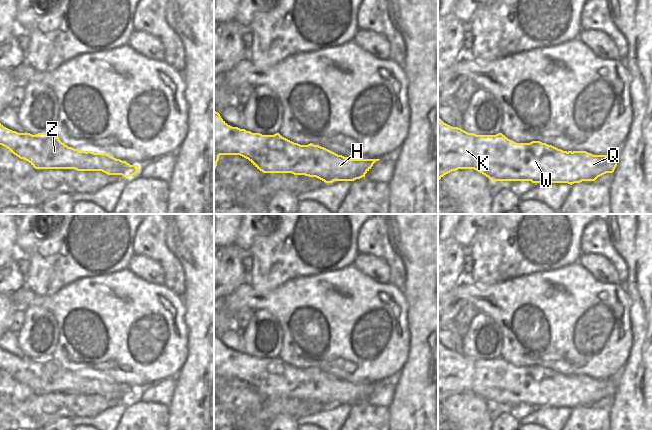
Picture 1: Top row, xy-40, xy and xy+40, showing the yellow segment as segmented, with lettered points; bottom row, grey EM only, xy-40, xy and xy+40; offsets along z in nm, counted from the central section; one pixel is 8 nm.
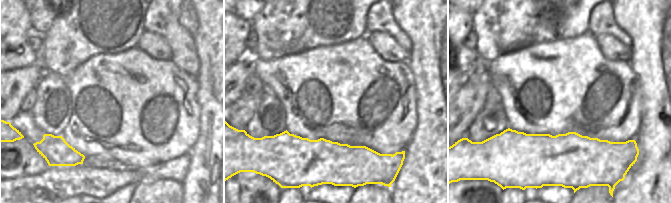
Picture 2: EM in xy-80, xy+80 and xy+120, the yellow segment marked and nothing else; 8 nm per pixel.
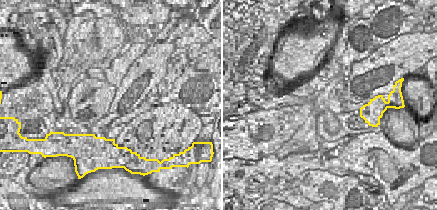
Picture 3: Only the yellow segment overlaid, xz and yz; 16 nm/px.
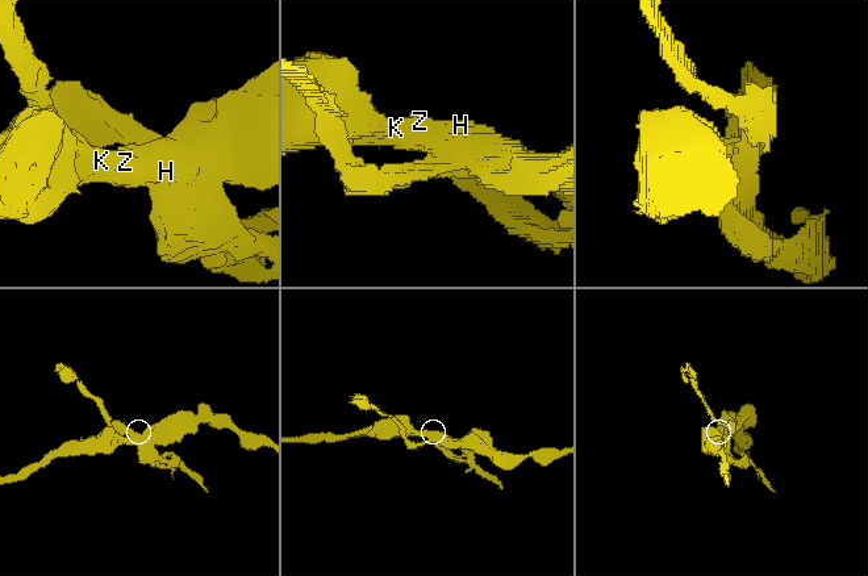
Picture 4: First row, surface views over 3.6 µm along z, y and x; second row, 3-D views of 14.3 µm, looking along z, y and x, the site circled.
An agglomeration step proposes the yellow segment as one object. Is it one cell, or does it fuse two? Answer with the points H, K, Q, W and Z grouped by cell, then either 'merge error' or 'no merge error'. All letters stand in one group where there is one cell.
groups H Q W / K Z; merge error

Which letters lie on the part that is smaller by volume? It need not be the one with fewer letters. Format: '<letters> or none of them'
H, Q, W

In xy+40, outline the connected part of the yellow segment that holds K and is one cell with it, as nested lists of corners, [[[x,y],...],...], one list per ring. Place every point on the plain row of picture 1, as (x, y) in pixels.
[[[438,340],[438,405],[458,393],[474,393],[491,405],[534,405],[524,395],[529,371],[562,375],[540,365],[516,367],[502,357],[468,357],[444,347]]]

